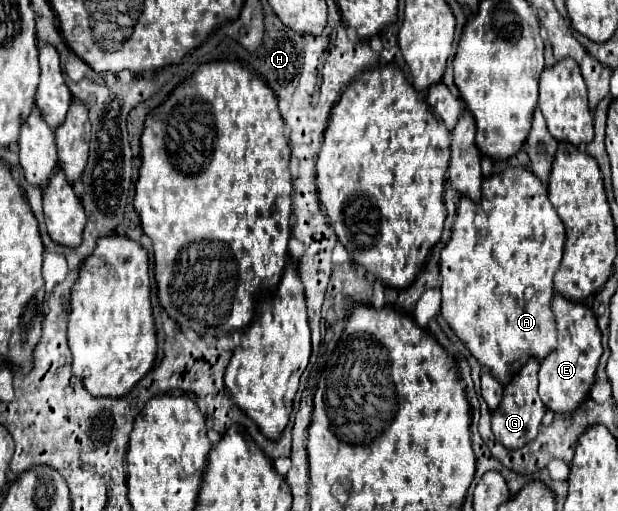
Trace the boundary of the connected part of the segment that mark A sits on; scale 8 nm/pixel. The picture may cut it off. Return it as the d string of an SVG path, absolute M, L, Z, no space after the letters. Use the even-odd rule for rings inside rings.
M508 167L502 173L484 177L480 201L460 199L450 241L440 257L442 317L468 345L470 353L488 367L502 385L520 371L528 357L544 359L556 345L556 323L550 311L550 299L554 295L552 277L560 265L564 241L564 225L548 199L546 185L526 167ZM528 285L534 289L530 299L524 295Z

